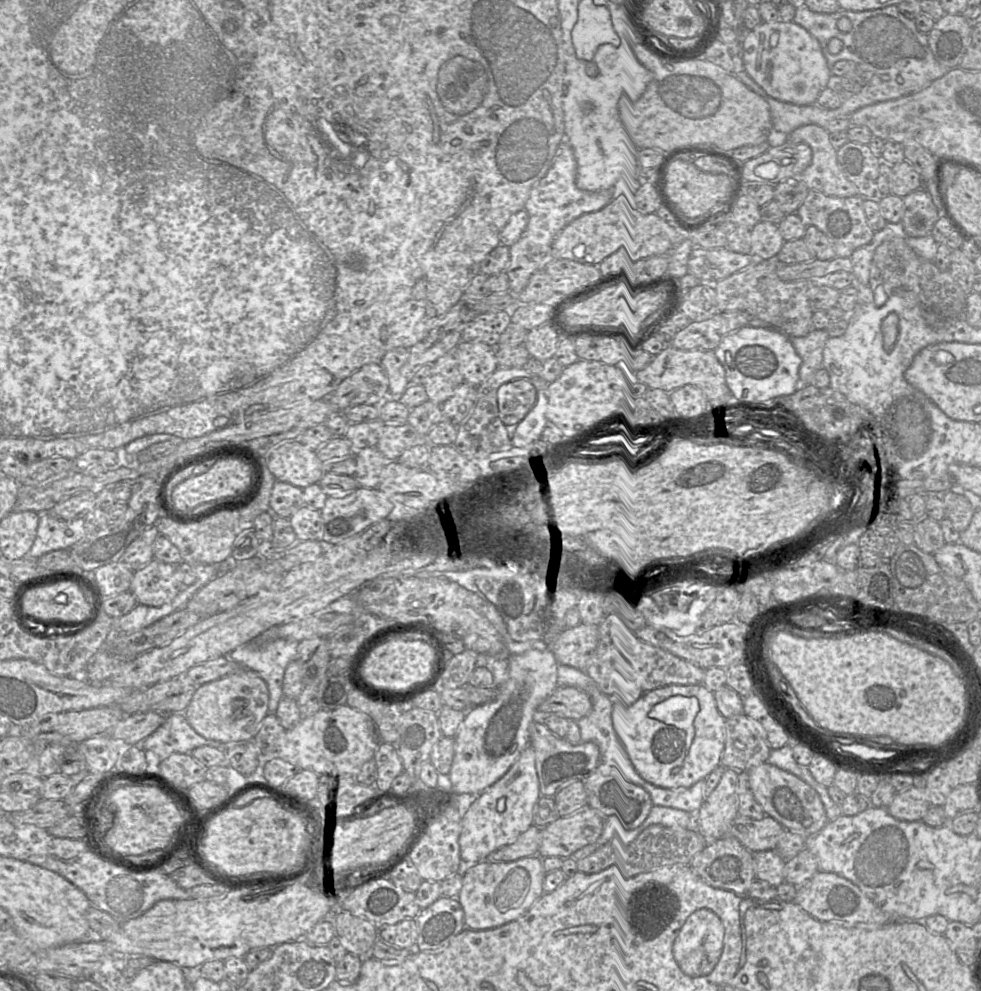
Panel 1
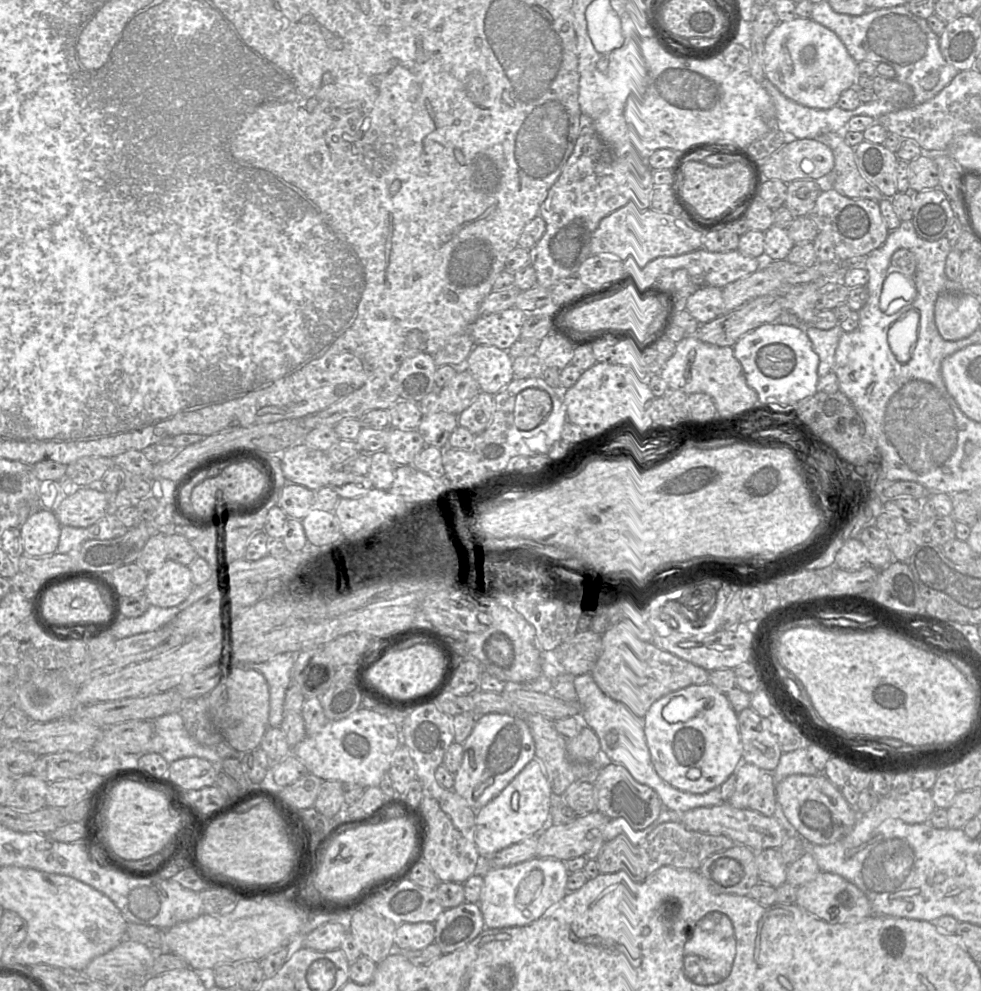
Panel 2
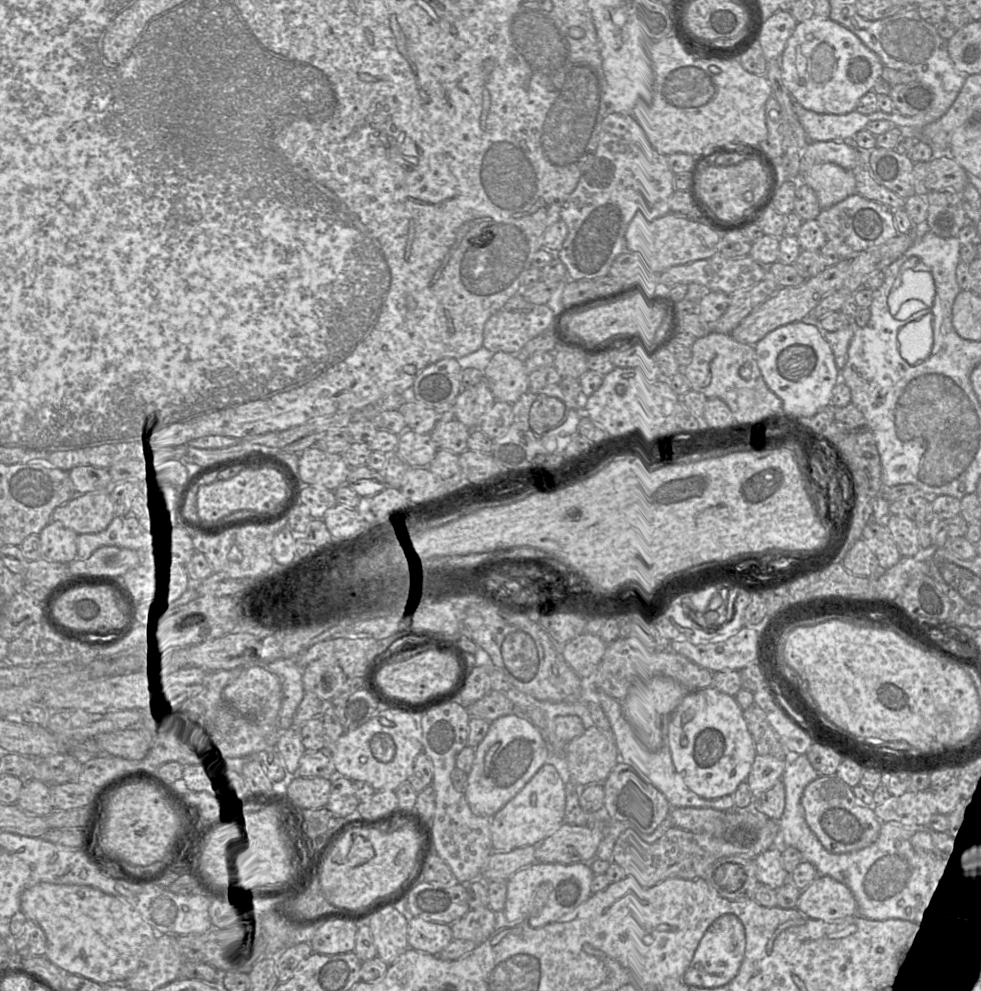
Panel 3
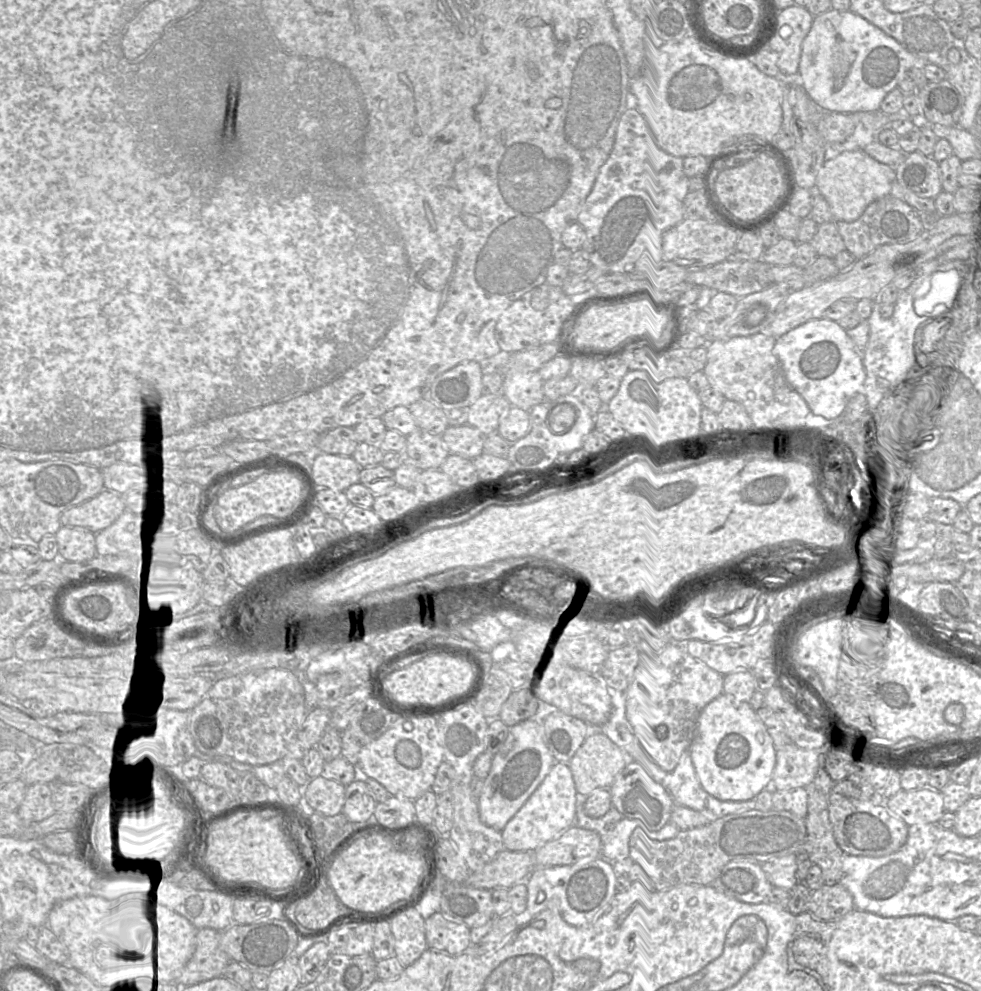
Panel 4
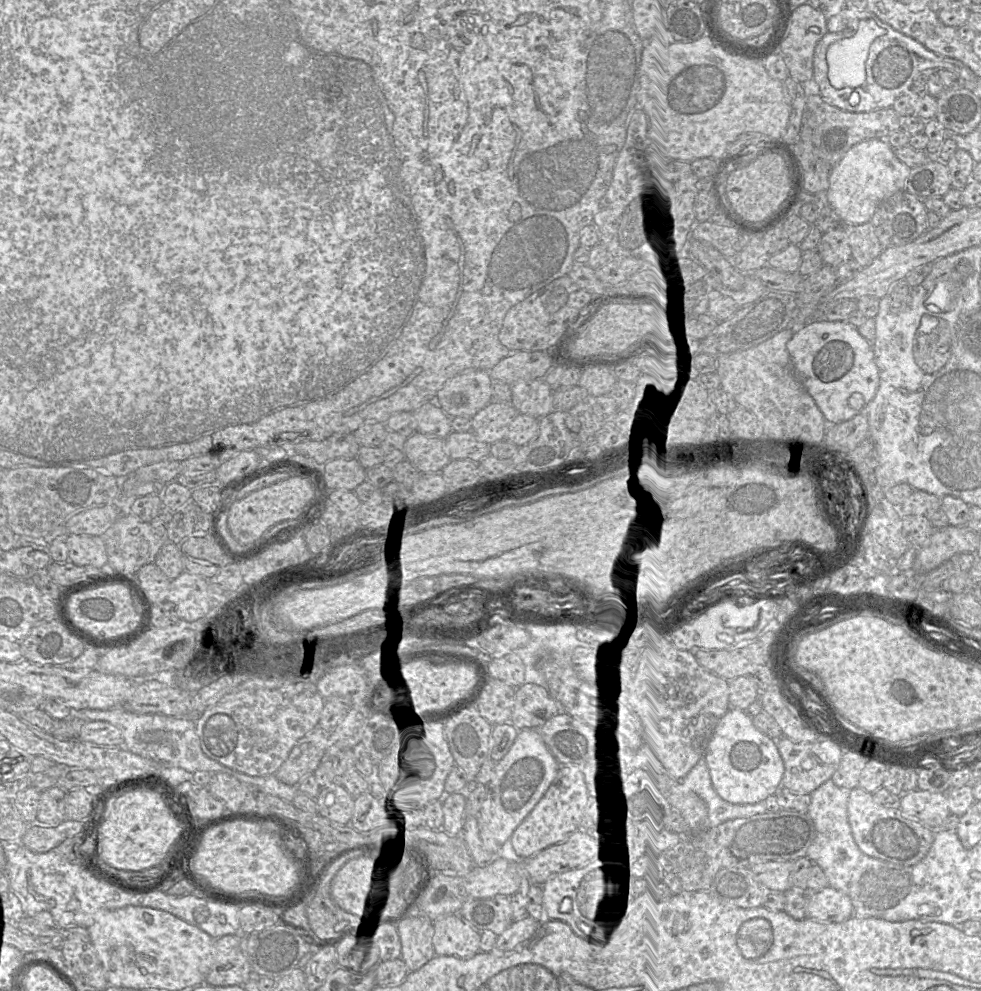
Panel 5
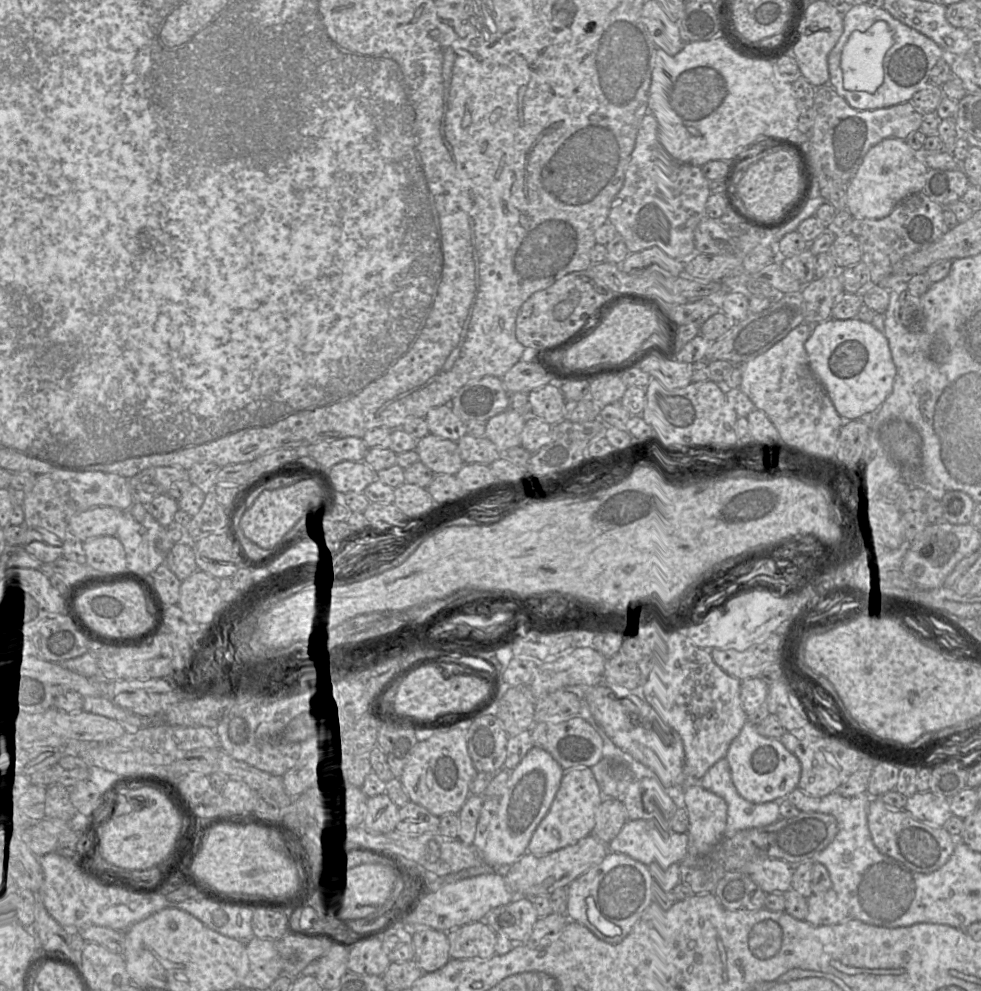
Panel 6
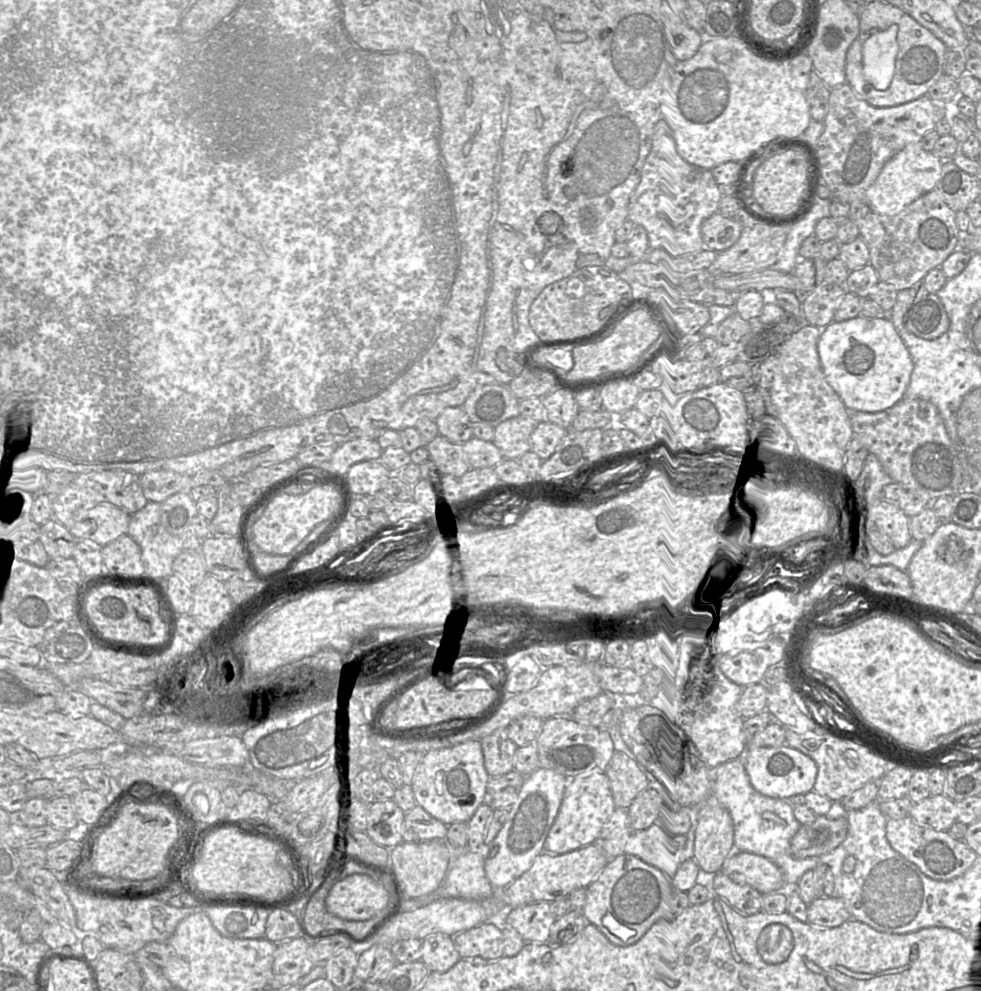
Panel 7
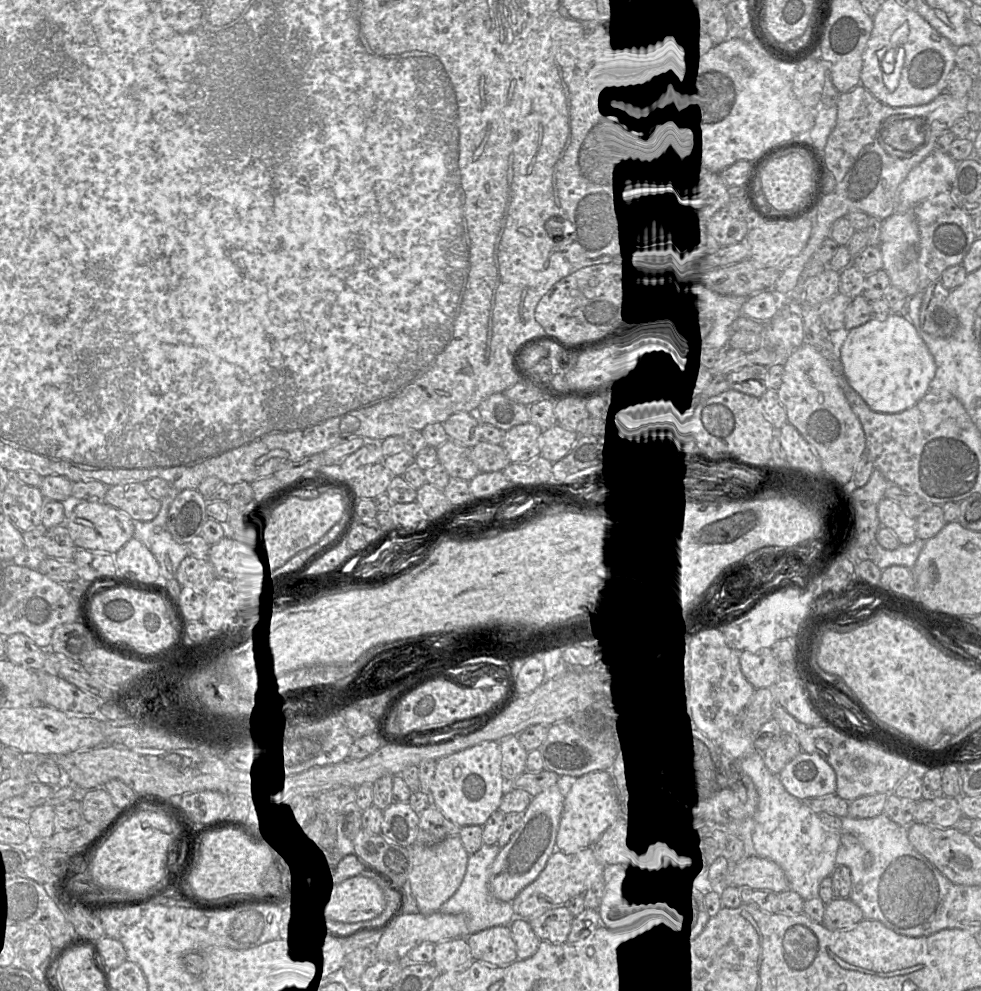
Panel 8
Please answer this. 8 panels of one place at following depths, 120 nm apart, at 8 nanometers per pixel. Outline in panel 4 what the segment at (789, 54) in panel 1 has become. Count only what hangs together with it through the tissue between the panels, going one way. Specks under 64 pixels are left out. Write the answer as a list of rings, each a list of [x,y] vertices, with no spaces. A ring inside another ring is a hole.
[[[830,9],[814,16],[810,31],[802,43],[798,74],[806,94],[821,108],[839,113],[870,112],[879,110],[885,96],[898,87],[907,71],[914,67],[924,69],[925,65],[926,62],[863,17],[850,10]]]

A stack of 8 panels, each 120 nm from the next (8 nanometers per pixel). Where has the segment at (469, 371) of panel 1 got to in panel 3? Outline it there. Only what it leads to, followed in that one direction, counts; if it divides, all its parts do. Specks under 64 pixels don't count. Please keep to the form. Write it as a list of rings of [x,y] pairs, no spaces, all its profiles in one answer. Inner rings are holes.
[[[497,351],[483,370],[483,380],[496,401],[513,404],[528,391],[529,374],[521,355]]]

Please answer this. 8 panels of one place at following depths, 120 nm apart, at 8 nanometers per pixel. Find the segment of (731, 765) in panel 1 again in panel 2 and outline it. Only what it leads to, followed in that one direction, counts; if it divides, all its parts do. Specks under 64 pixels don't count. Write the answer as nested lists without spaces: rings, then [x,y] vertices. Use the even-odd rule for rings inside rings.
[[[750,706],[737,714],[738,731],[742,744],[742,762],[761,770],[774,770],[782,751],[767,719]]]

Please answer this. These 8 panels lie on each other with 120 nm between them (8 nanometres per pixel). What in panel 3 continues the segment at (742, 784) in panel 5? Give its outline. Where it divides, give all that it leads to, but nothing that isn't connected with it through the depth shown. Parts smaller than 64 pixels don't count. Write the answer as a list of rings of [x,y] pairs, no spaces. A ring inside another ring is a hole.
[[[713,687],[686,695],[666,720],[665,744],[687,787],[705,799],[731,795],[744,782],[756,757],[743,709],[734,696]]]

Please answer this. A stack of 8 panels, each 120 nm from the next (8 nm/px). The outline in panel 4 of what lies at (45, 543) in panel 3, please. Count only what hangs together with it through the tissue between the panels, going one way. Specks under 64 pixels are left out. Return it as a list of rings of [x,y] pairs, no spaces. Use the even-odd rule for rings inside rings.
[[[62,525],[55,536],[62,561],[88,562],[97,555],[95,533],[89,530]]]

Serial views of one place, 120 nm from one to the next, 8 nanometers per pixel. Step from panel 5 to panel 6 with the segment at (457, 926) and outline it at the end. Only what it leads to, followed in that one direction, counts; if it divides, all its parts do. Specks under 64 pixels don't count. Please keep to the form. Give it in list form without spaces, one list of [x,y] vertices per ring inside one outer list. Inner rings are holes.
[[[484,921],[468,923],[447,932],[452,959],[488,959],[496,954],[496,932]]]

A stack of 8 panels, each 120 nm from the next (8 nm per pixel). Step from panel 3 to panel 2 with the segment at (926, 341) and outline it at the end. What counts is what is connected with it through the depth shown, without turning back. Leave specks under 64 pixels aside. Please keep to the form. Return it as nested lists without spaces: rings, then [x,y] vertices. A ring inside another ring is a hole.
[[[909,310],[892,324],[887,333],[889,347],[900,363],[910,360],[918,336],[919,314]]]

